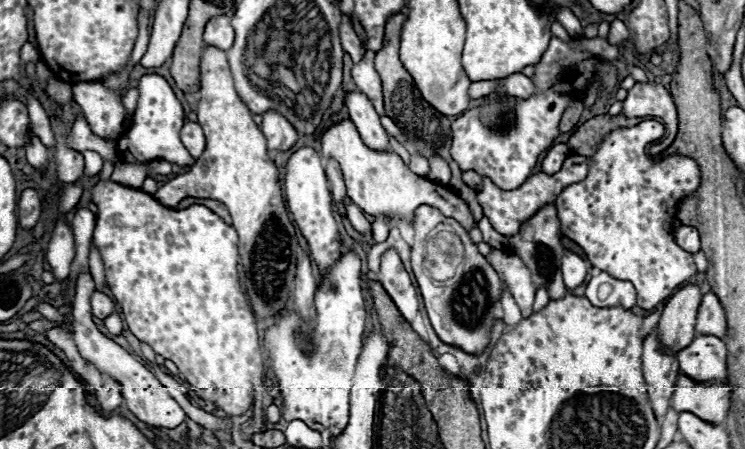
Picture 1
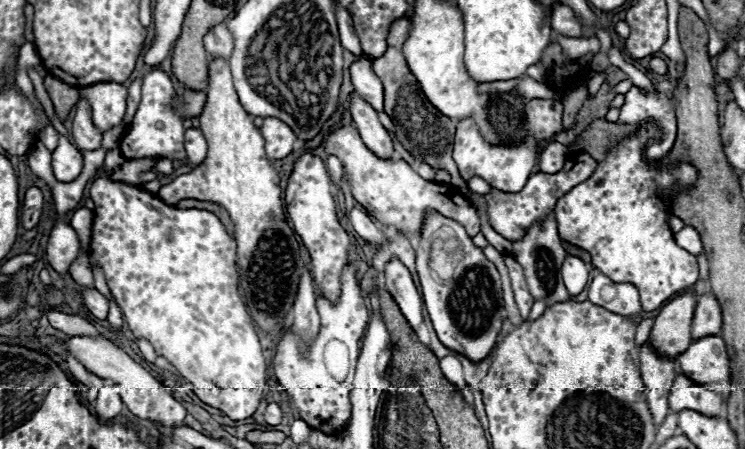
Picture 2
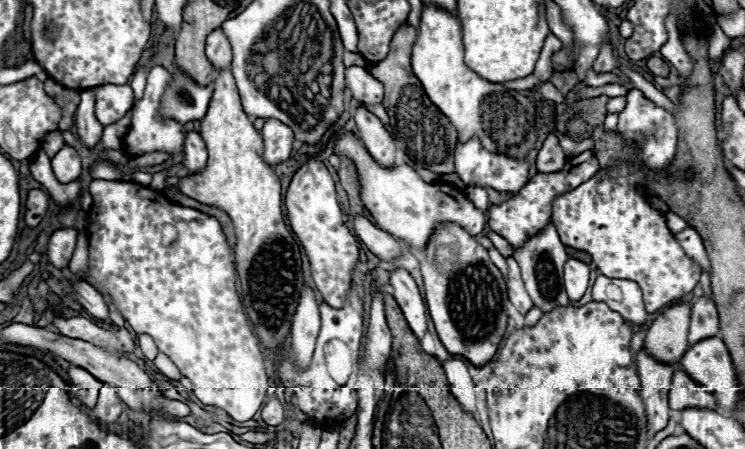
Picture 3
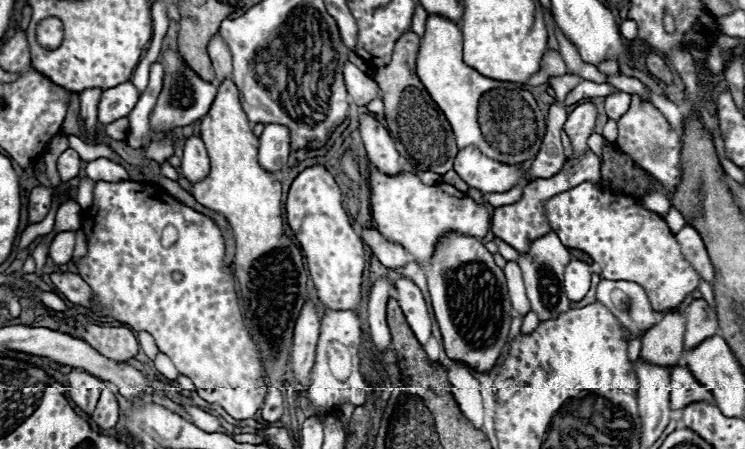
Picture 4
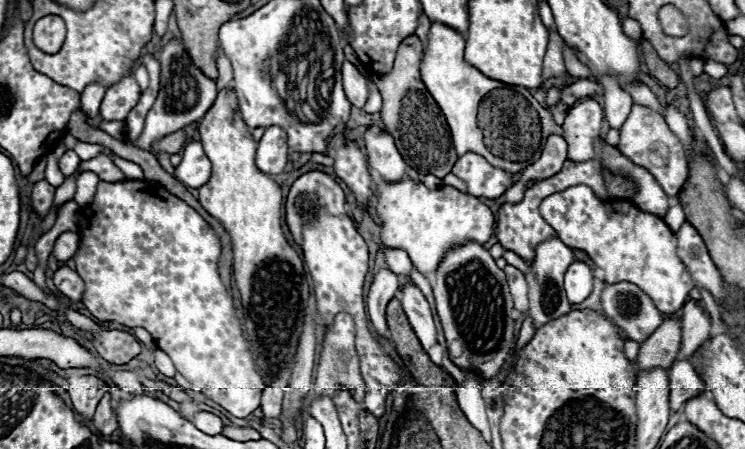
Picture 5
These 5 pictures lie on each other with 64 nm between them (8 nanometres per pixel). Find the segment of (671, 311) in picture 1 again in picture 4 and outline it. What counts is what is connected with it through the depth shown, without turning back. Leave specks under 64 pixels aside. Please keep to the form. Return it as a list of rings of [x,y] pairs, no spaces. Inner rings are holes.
[[[668,312],[642,336],[640,358],[656,366],[674,366],[684,350],[684,314]]]

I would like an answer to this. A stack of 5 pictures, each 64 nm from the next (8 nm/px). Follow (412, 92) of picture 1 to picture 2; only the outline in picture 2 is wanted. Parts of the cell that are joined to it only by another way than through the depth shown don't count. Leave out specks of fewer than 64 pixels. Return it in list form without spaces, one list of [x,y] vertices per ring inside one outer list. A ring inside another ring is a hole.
[[[400,18],[392,24],[390,34],[388,34],[388,50],[382,58],[372,60],[372,70],[374,74],[382,80],[384,84],[384,112],[392,118],[396,126],[396,138],[404,144],[404,148],[418,160],[426,162],[434,170],[446,170],[452,180],[460,180],[458,168],[452,160],[452,146],[454,146],[454,134],[456,134],[456,124],[440,114],[422,94],[416,78],[412,76],[406,58],[404,58],[404,42],[408,40],[412,22],[408,18]]]

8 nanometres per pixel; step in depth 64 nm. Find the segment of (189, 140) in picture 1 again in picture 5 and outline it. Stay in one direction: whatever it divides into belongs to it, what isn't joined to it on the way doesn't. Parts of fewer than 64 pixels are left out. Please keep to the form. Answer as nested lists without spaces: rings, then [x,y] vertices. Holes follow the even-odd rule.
[[[190,142],[184,148],[182,162],[176,166],[174,176],[188,188],[200,188],[210,180],[210,160],[206,158],[200,142]]]

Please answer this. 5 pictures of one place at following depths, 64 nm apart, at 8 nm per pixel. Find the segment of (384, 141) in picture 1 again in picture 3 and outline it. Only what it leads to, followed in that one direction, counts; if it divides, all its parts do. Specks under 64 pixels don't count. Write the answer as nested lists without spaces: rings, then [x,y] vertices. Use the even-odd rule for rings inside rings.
[[[360,106],[354,114],[358,132],[360,132],[360,140],[364,142],[366,150],[370,152],[370,156],[384,168],[392,168],[394,166],[394,154],[396,154],[396,146],[394,146],[394,138],[390,136],[390,132],[384,128],[384,124],[380,124],[380,120],[366,110],[366,106]]]

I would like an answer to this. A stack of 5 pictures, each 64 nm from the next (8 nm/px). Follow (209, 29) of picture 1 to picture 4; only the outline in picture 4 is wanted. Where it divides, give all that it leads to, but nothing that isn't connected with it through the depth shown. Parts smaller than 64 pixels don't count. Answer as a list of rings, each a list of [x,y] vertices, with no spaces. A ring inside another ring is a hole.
[[[216,34],[208,46],[208,54],[212,58],[214,70],[216,70],[216,82],[222,84],[226,78],[232,76],[232,56],[220,34]]]

